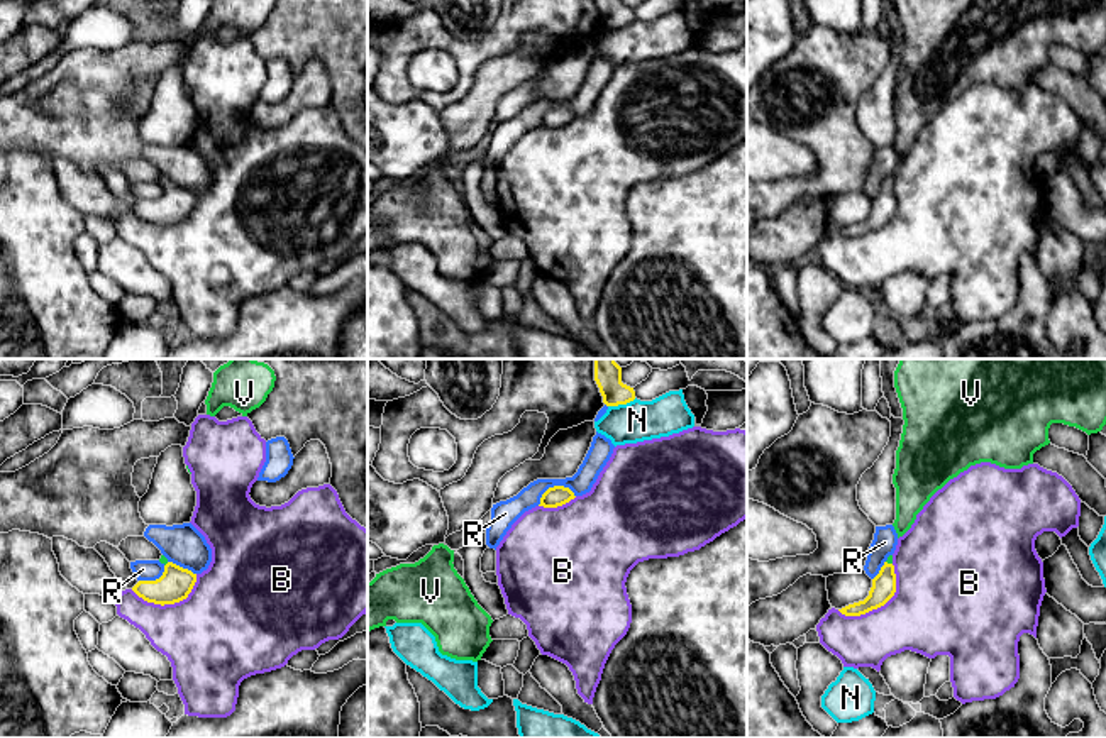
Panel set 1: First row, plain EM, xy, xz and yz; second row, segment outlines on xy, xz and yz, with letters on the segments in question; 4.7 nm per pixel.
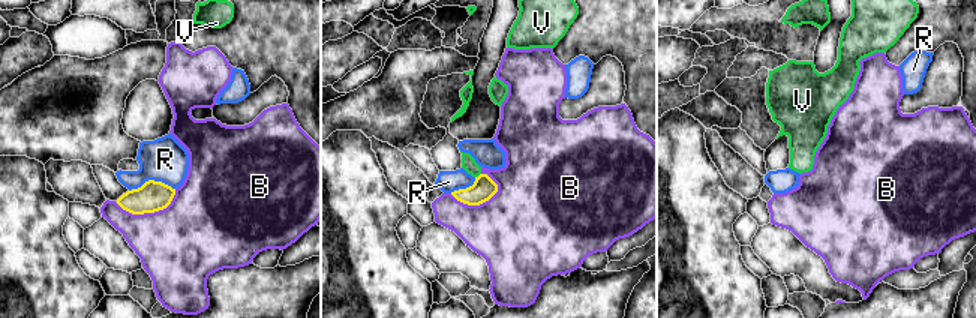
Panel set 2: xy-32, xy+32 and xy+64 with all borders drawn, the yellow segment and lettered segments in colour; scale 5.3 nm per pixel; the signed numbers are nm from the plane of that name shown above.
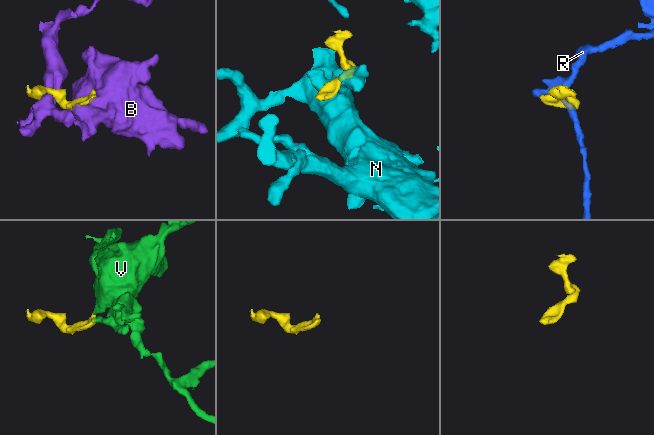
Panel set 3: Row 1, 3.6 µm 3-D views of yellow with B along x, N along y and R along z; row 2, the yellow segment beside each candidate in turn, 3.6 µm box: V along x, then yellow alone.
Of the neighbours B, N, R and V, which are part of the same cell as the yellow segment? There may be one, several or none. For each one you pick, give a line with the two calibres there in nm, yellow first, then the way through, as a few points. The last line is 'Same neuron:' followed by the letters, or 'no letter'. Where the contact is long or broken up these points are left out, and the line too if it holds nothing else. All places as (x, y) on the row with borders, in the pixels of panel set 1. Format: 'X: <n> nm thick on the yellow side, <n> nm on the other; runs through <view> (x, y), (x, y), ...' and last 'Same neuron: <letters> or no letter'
V: 110 nm thick on the yellow side, 30 nm on the other; runs through yz (883, 588), (890, 564), (890, 559)
Same neuron: V

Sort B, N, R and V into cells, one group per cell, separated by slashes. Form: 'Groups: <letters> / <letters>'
Groups: B / N / R / V

